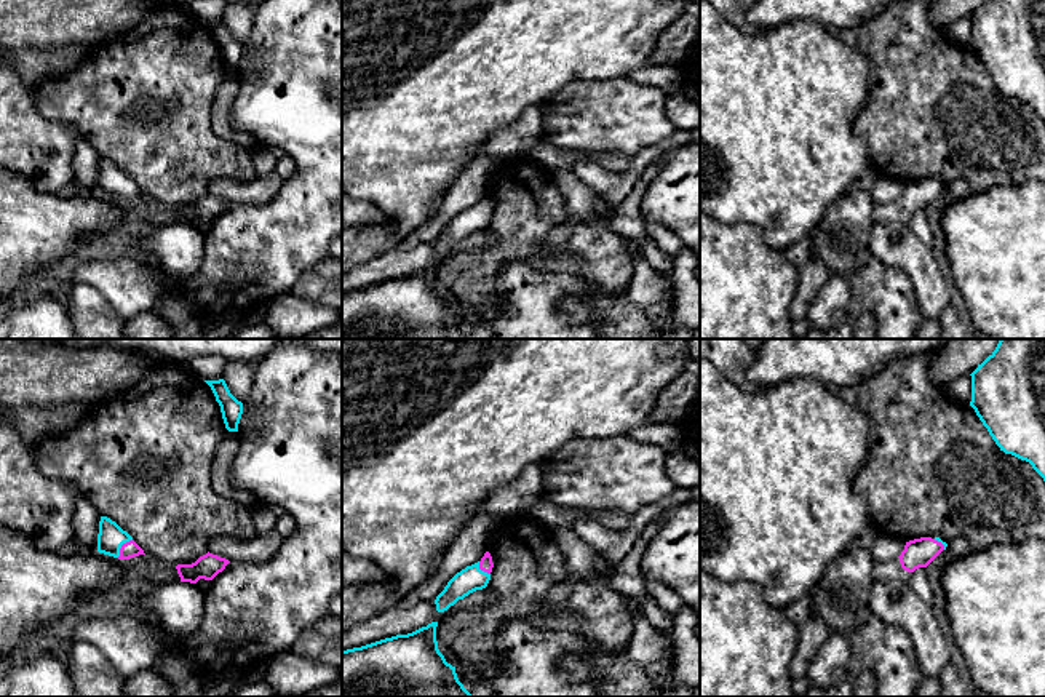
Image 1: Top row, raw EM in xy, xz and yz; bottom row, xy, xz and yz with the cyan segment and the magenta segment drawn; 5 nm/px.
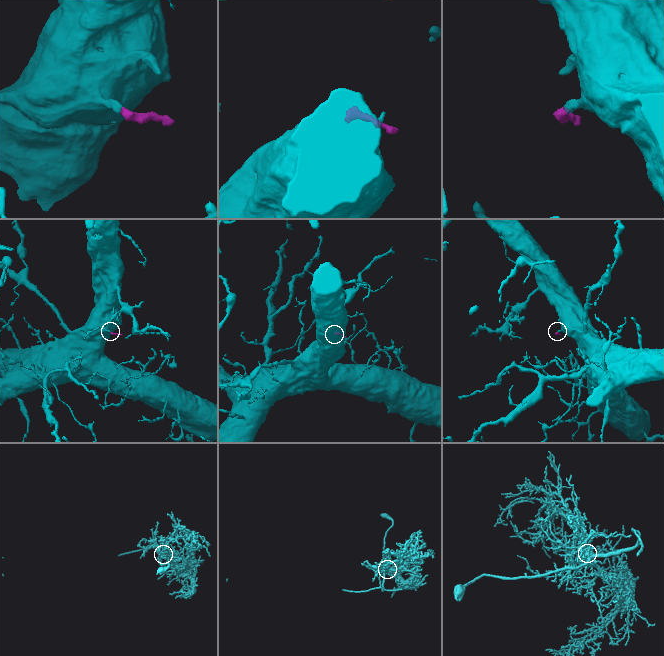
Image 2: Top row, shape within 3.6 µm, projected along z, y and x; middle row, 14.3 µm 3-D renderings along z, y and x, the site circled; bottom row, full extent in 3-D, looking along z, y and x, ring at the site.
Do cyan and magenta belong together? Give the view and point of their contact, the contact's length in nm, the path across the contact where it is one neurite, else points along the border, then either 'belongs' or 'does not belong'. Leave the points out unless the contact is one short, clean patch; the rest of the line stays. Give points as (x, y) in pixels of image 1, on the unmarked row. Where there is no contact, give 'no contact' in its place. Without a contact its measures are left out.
contact xy (120, 189); length 120 nm; way xy (111, 179), (120, 189), (128, 192); belongs

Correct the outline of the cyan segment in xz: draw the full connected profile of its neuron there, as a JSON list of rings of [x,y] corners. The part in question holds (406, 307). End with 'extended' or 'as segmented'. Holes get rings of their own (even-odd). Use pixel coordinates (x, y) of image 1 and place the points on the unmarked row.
[[[436,269],[342,293],[342,339],[471,339],[439,294]]]; as segmented

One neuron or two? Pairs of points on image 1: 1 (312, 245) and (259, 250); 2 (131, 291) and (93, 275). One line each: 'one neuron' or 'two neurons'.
1: one neuron
2: one neuron

